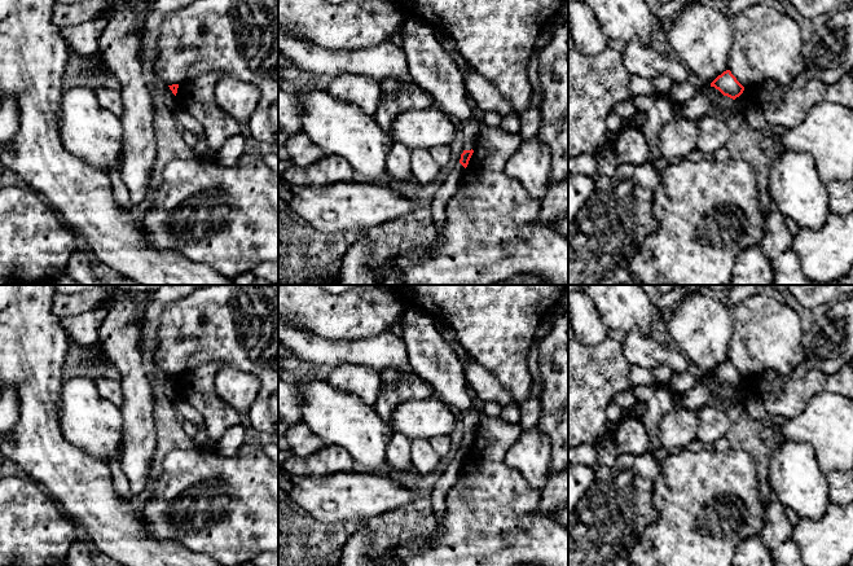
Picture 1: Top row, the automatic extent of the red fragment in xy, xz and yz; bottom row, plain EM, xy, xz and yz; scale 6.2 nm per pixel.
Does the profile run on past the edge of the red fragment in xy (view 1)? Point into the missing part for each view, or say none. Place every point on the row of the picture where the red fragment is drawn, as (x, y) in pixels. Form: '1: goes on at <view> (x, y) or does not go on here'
1: does not go on here

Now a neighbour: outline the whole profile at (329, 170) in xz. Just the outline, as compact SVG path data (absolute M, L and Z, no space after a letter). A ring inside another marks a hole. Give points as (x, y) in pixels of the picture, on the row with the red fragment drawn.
M326 155L307 167L289 167L281 180L300 188L325 188L337 183L352 183L355 171L339 155Z

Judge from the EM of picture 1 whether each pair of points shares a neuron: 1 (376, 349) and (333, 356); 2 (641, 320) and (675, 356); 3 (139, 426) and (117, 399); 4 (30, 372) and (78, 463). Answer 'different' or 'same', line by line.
1: same
2: different
3: different
4: same

